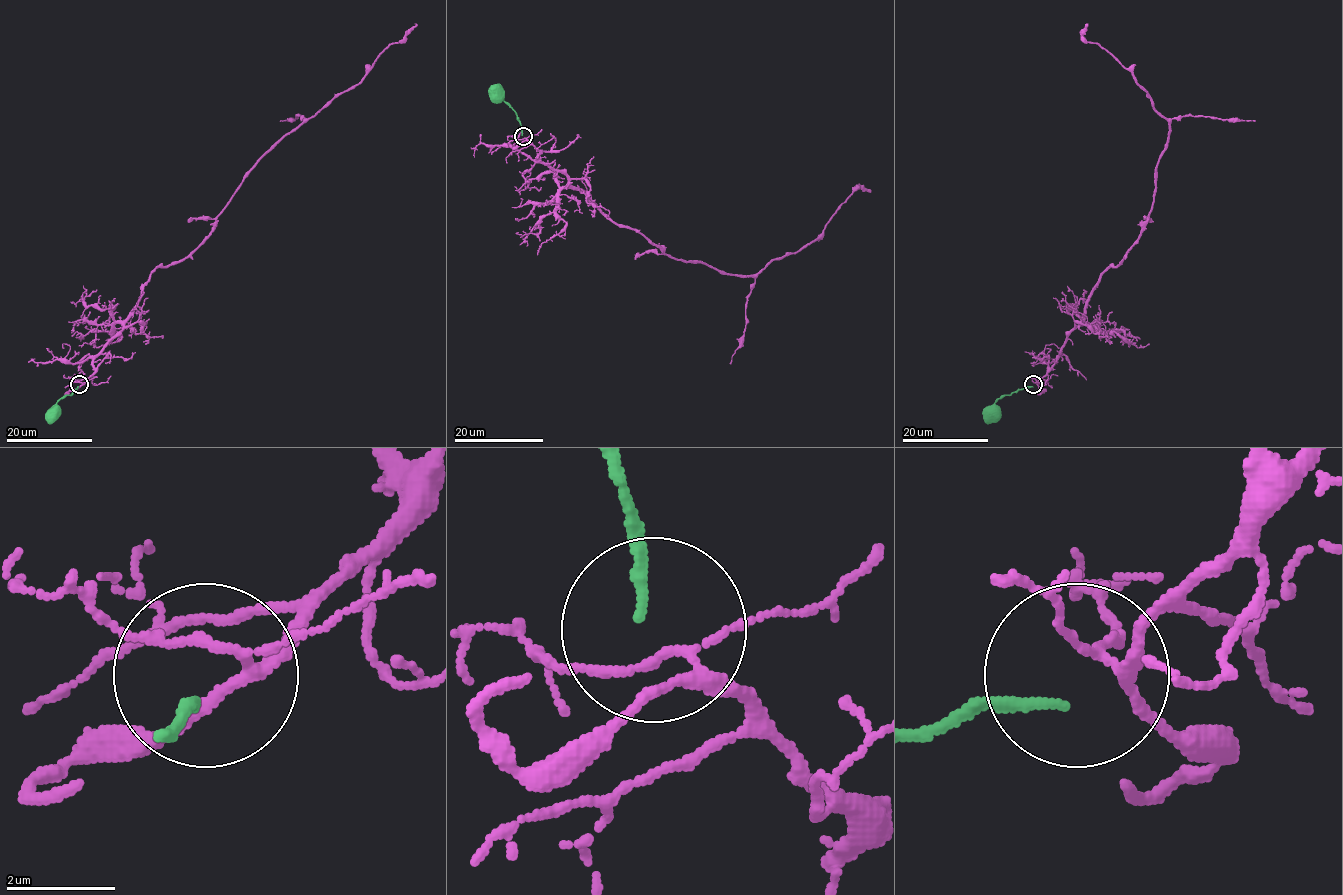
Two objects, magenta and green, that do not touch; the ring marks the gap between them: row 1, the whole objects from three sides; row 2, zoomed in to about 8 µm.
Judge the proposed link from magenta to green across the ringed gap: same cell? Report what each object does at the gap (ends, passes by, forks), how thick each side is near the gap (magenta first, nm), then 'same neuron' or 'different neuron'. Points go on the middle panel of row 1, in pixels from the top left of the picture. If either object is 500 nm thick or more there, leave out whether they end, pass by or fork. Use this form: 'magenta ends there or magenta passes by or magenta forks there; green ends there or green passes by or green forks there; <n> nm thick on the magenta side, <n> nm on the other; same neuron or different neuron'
magenta forks there; green ends there; 140 nm thick on the magenta side, 220 nm on the other; same neuron

